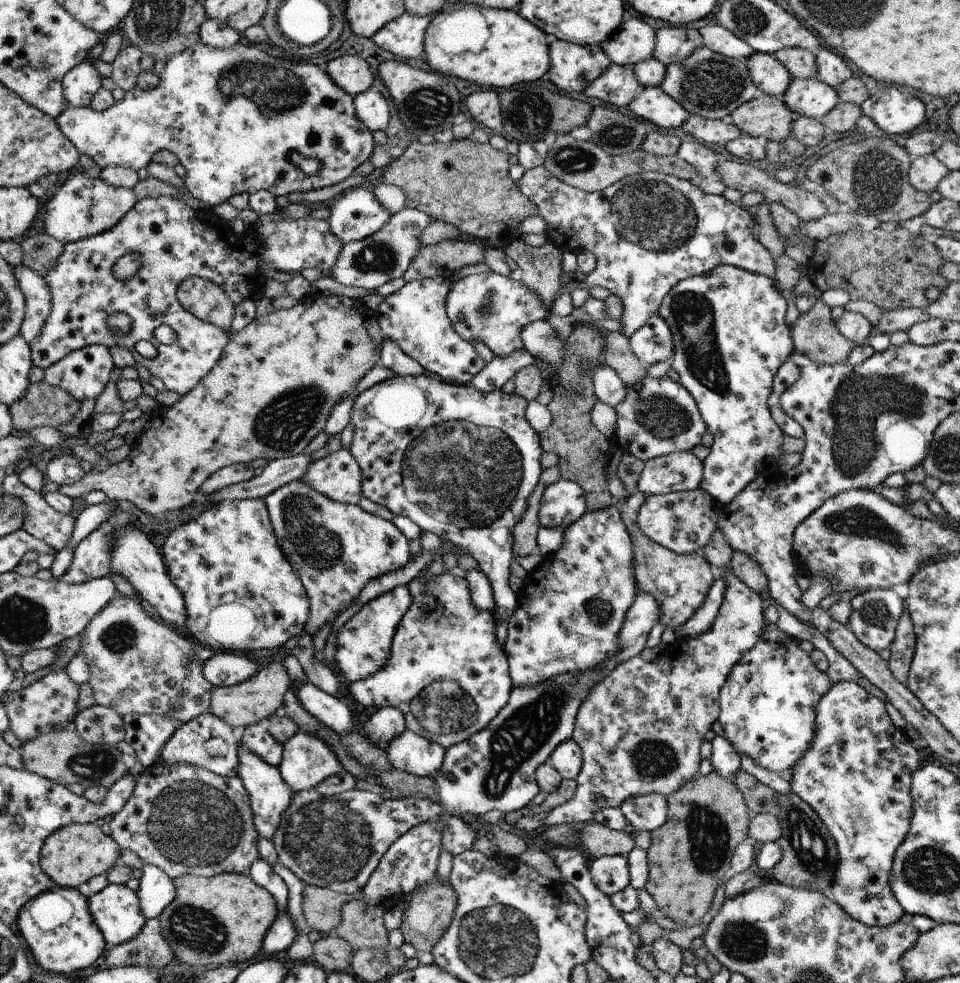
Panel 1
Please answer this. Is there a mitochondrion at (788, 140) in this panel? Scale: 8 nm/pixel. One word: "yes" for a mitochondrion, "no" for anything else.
no

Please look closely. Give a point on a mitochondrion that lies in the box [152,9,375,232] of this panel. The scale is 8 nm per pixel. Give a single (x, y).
(264, 89)

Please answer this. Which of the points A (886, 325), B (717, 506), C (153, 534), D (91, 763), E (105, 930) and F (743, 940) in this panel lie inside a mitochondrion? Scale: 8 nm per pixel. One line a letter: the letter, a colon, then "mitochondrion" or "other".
A: other
B: other
C: other
D: mitochondrion
E: other
F: mitochondrion

